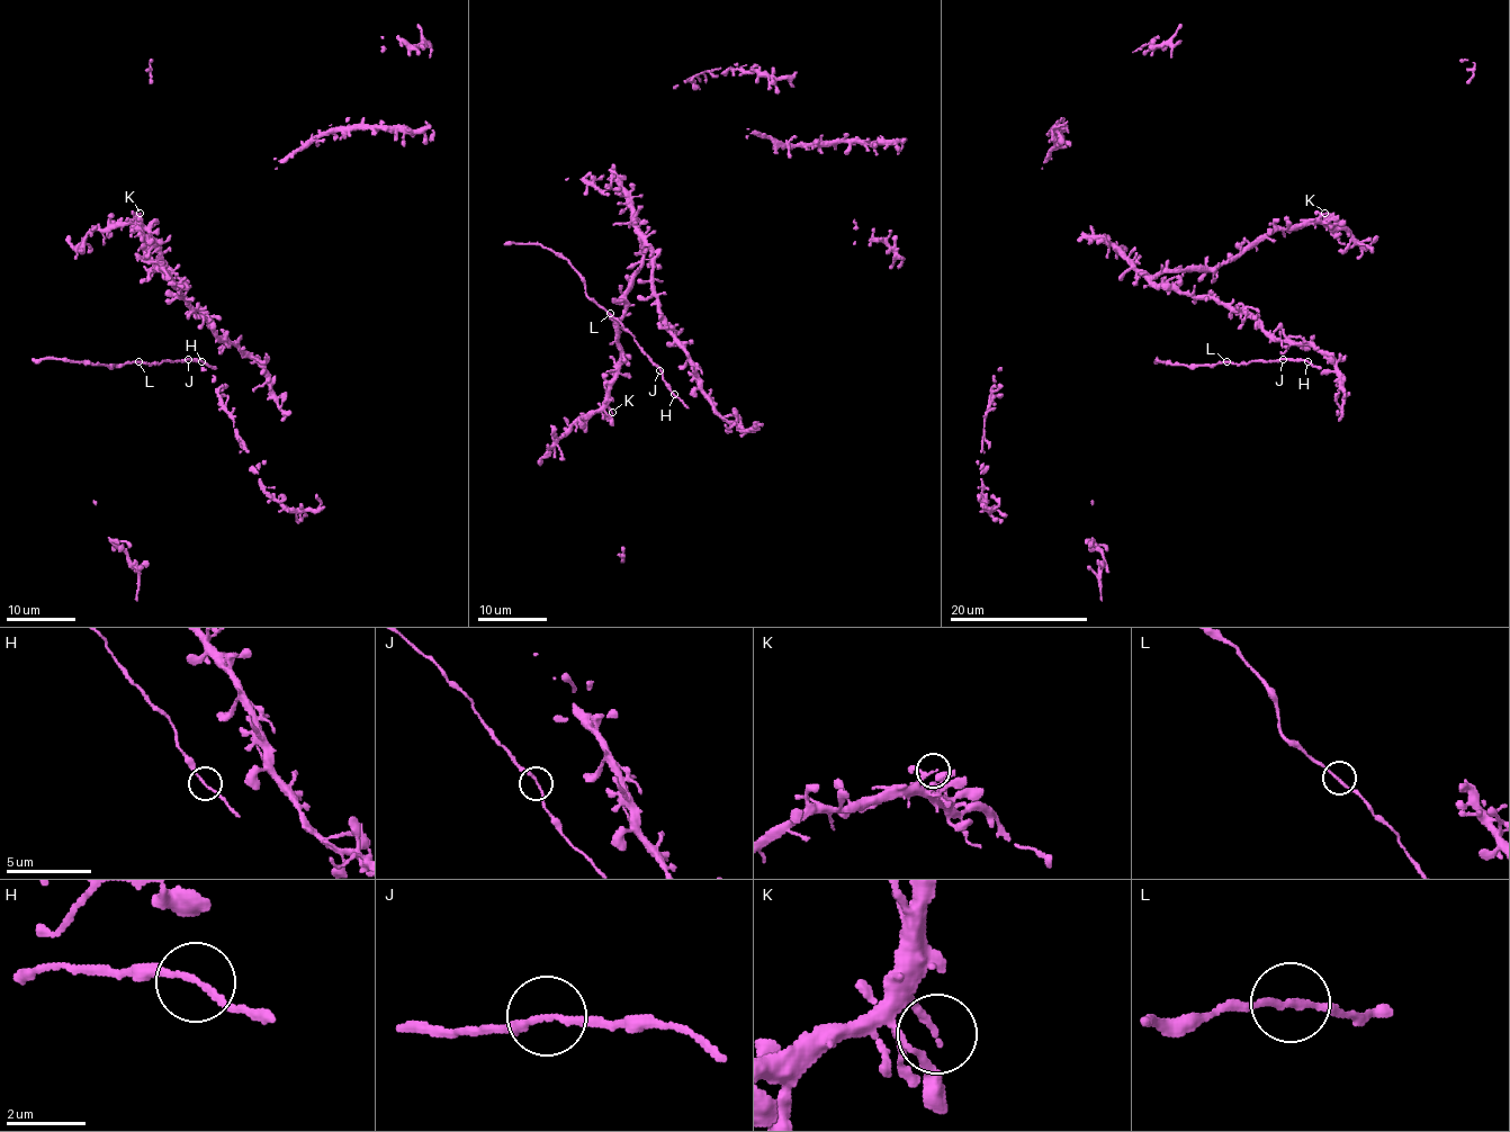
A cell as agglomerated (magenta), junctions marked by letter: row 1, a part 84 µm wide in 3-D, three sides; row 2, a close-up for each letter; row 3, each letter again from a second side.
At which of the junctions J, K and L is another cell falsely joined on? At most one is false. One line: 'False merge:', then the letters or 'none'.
False merge: none

